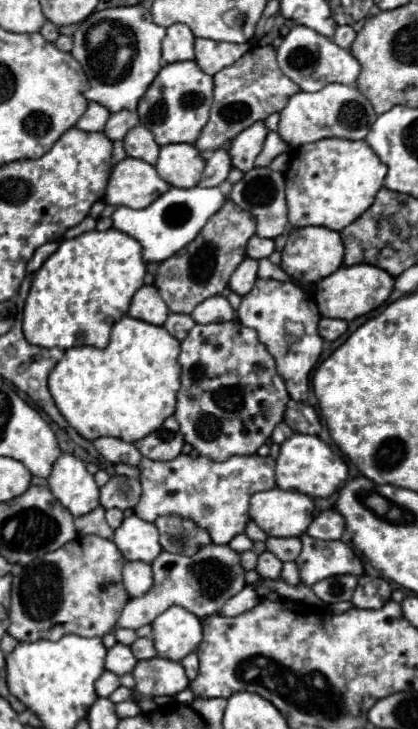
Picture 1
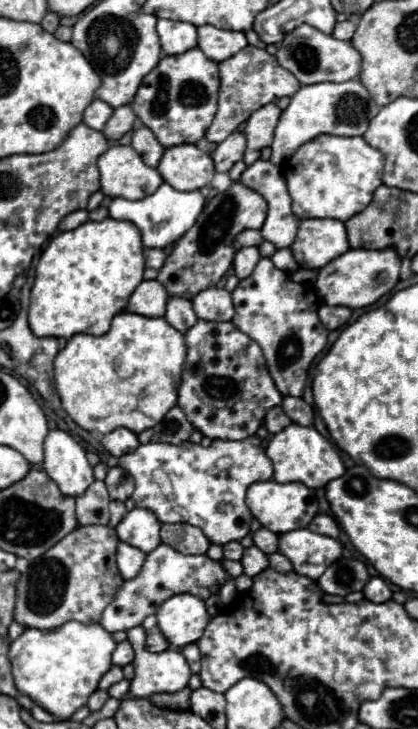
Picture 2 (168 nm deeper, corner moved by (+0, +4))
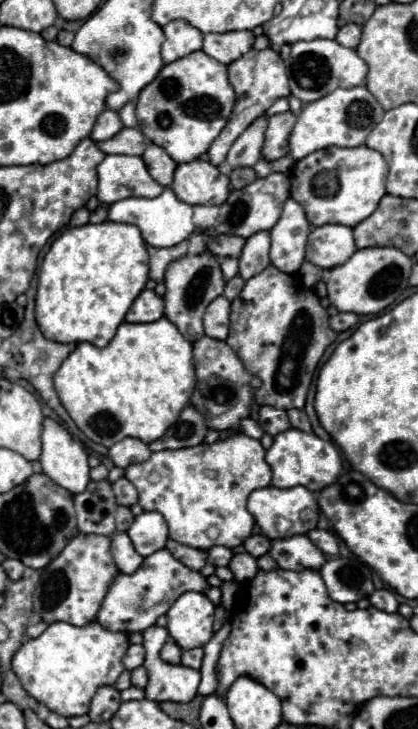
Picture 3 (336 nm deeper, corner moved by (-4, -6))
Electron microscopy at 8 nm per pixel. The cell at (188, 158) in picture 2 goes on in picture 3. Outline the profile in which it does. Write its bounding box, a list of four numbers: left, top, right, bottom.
[169,160,229,204]

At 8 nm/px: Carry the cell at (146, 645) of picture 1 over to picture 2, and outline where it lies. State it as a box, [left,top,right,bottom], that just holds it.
[147,630,169,652]

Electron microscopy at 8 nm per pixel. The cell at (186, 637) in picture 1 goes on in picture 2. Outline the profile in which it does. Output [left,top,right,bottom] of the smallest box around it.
[157,592,209,648]

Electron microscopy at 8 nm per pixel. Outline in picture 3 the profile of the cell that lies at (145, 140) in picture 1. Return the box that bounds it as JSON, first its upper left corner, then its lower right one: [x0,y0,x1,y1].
[141,144,177,186]

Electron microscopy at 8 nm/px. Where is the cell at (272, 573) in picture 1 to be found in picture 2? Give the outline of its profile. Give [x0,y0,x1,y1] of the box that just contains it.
[241,546,269,576]

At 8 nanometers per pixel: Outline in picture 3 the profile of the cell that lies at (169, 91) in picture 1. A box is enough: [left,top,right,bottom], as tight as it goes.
[137,52,235,164]

